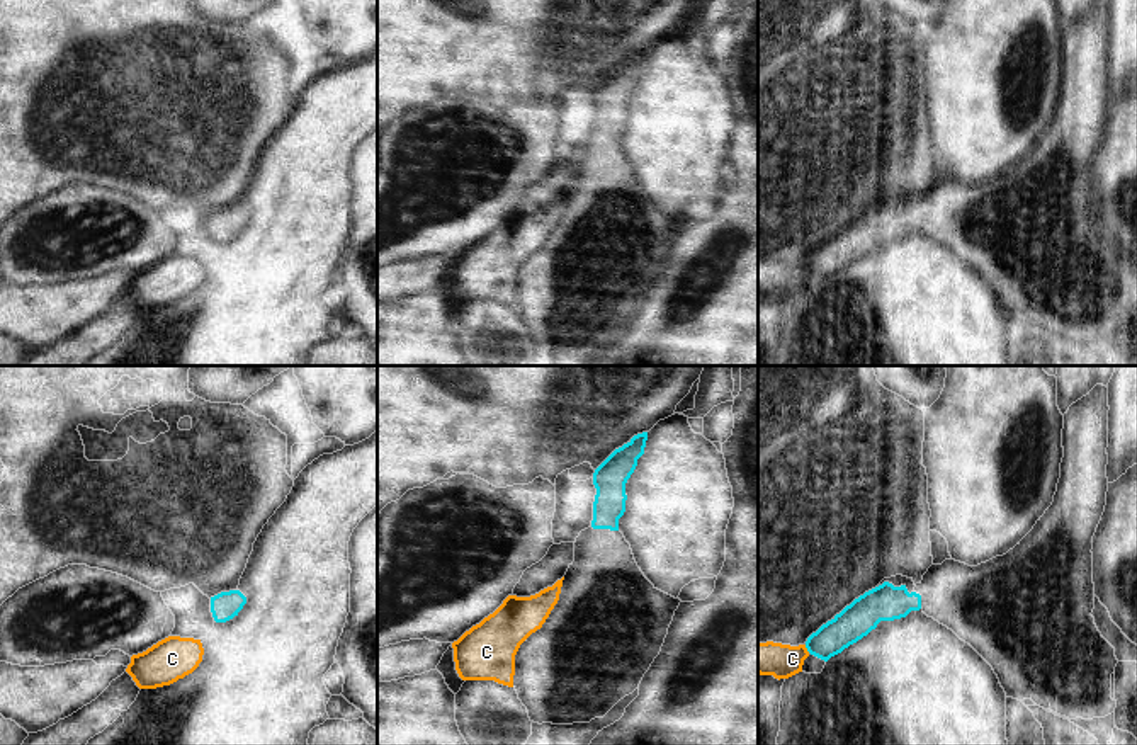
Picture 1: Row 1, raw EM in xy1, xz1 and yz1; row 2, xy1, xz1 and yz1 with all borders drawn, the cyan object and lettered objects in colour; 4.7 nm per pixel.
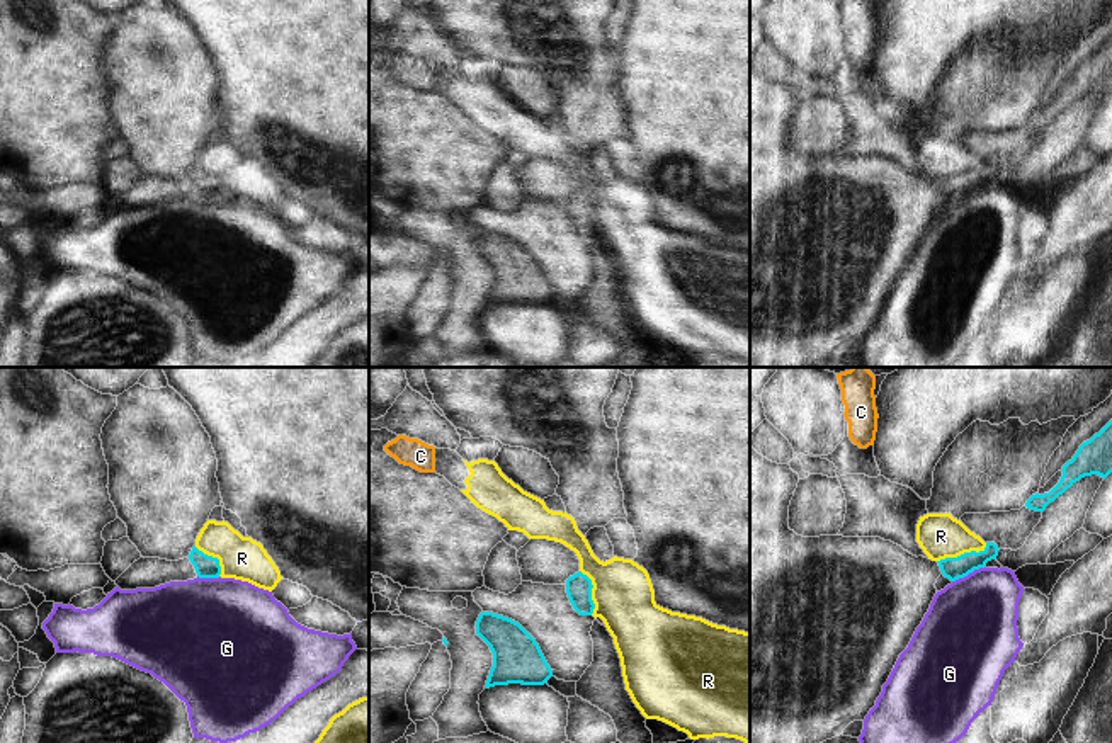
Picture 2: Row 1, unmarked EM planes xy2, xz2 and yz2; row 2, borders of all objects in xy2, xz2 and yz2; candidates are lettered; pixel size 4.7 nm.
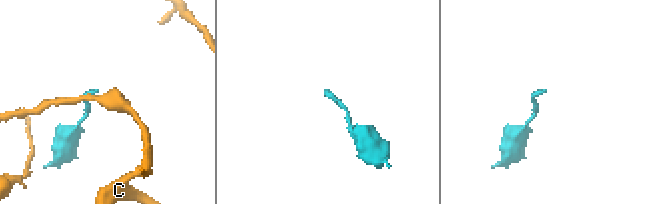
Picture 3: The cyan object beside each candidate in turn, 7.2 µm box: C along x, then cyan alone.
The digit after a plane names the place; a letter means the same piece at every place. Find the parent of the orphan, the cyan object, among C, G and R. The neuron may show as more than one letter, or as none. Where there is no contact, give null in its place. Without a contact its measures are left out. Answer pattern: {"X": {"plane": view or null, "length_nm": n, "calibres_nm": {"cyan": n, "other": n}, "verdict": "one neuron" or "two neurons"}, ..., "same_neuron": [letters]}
{"C": {"plane": "yz1", "length_nm": 50, "calibres_nm": {"cyan": 160, "other": 160}, "verdict": "two neurons"}, "G": {"plane": "yz2", "length_nm": 170, "calibres_nm": {"cyan": 110, "other": 440}, "verdict": "two neurons"}, "R": {"plane": "yz2", "length_nm": 260, "calibres_nm": {"cyan": 110, "other": 220}, "verdict": "two neurons"}, "same_neuron": []}

